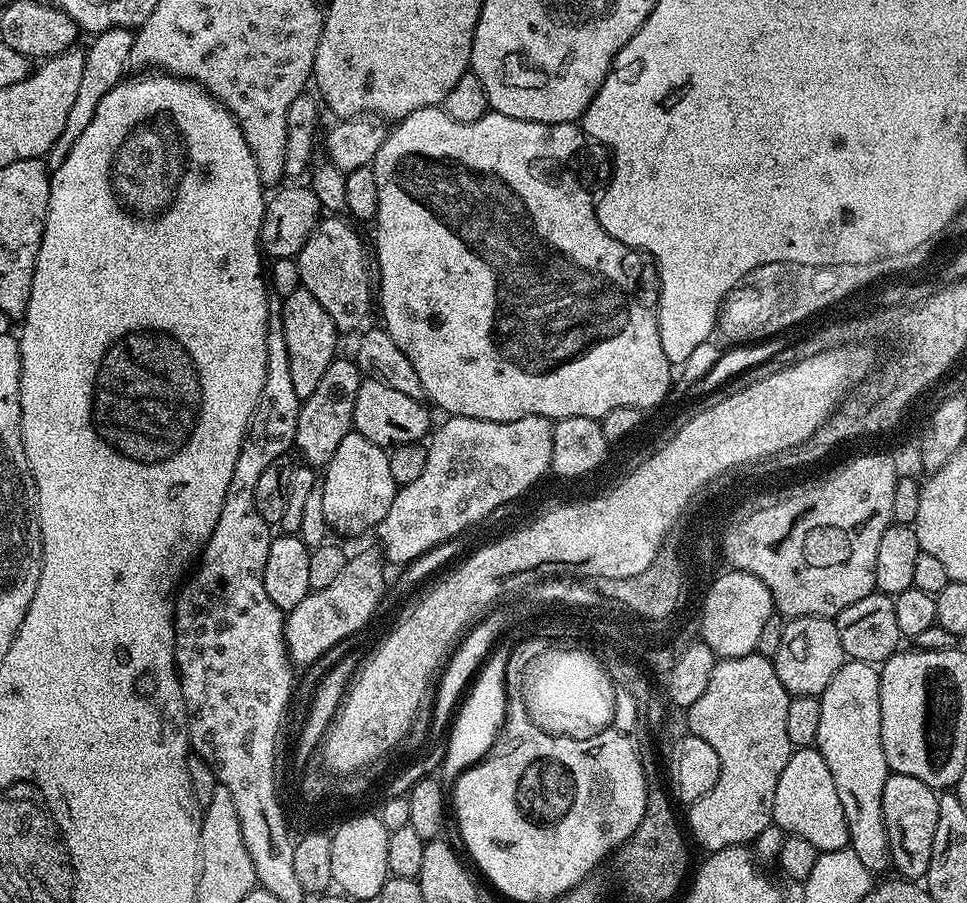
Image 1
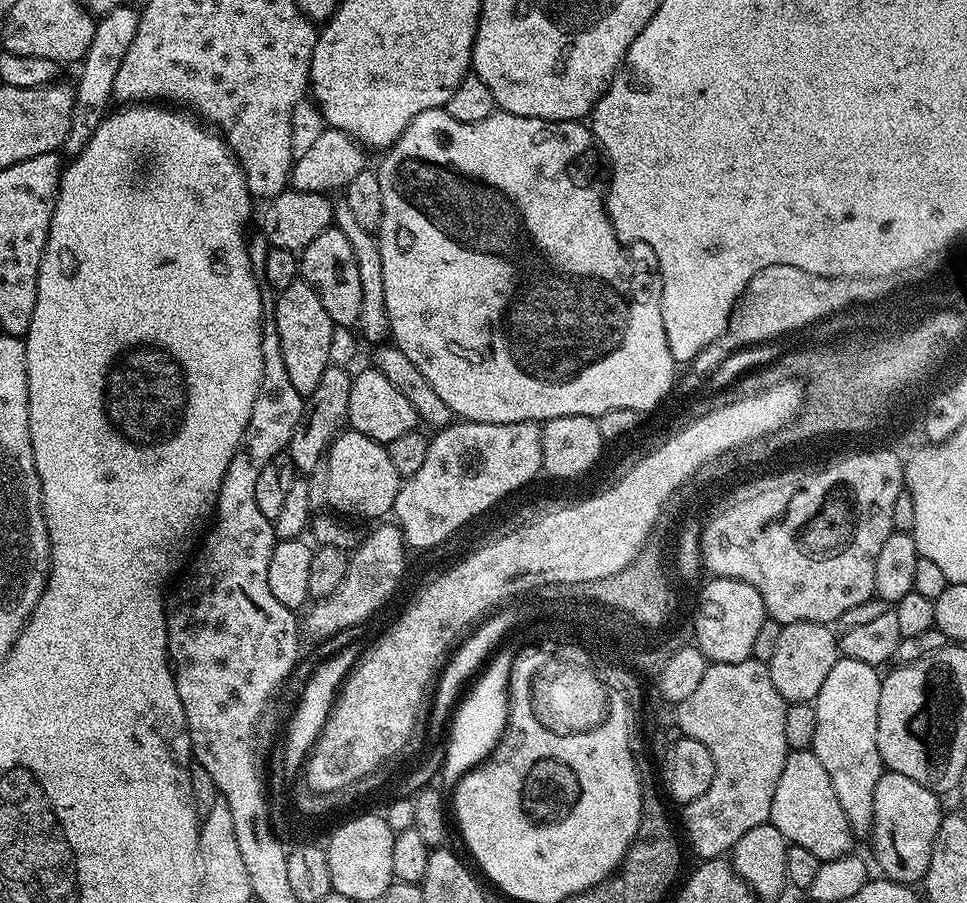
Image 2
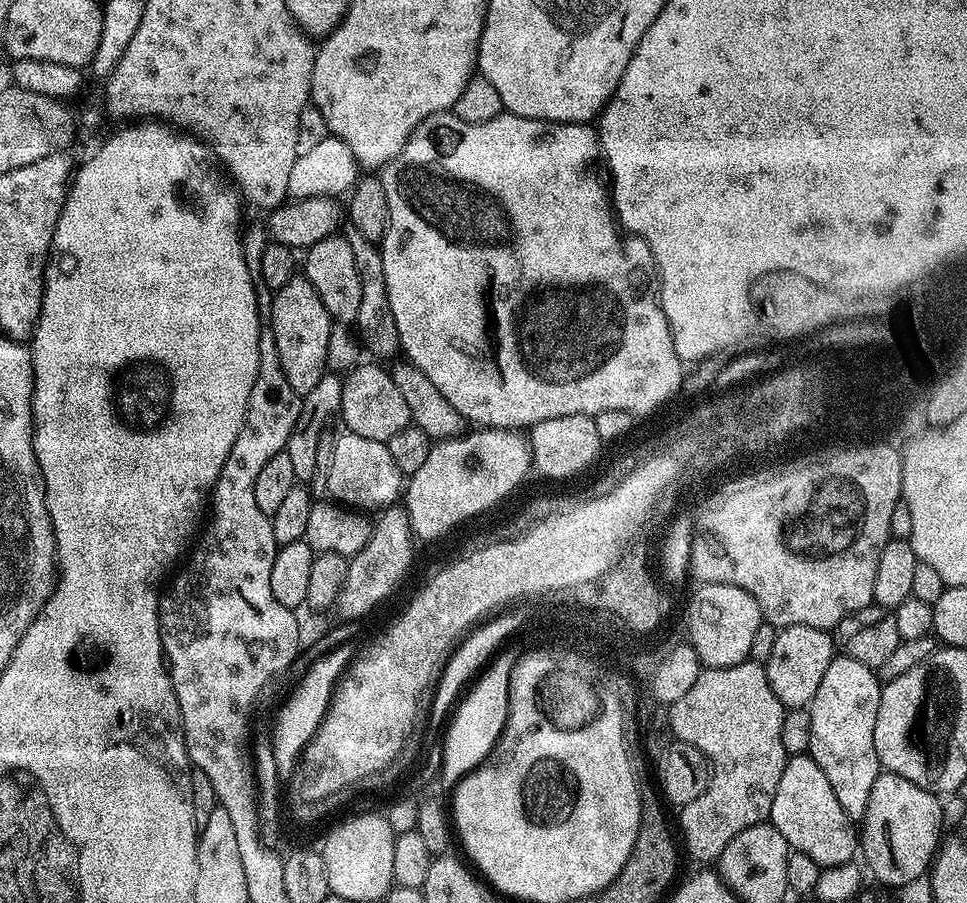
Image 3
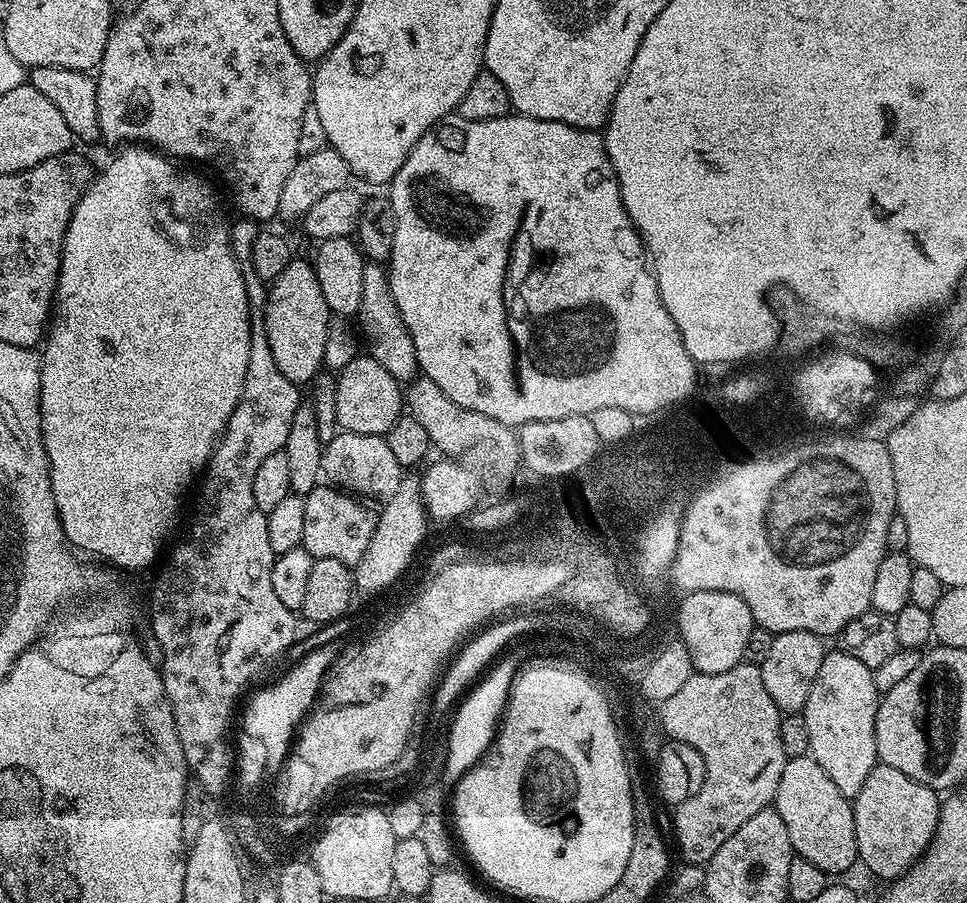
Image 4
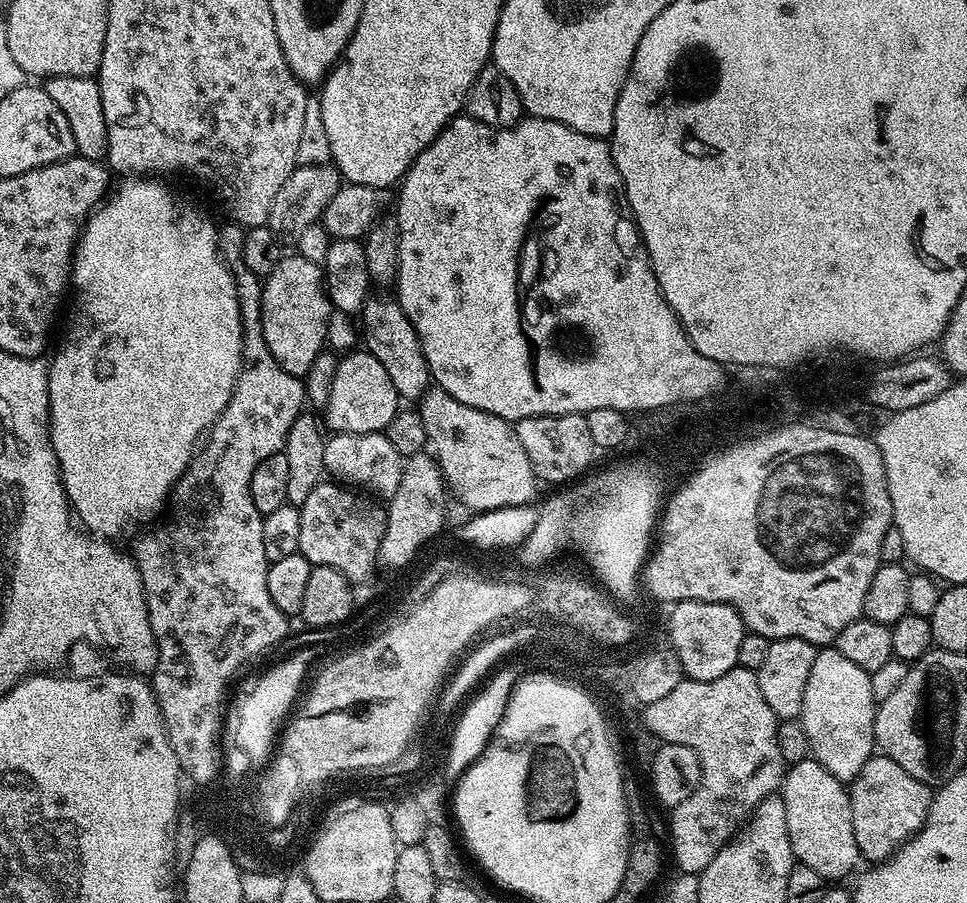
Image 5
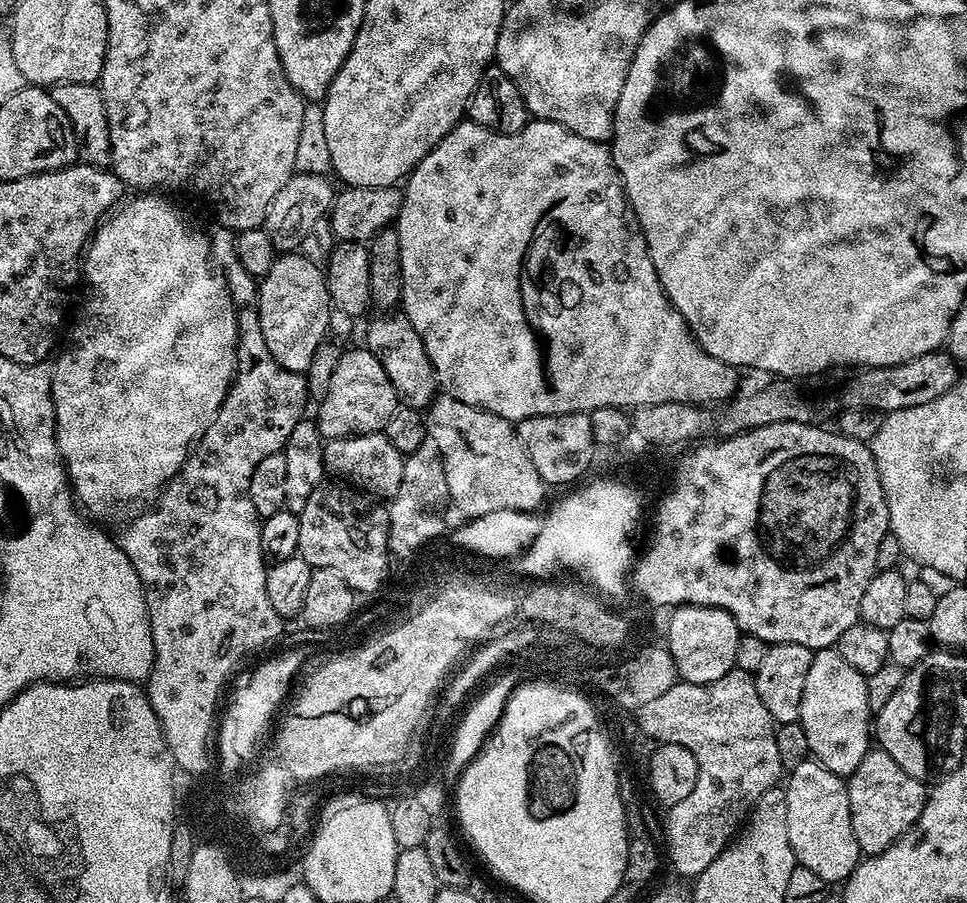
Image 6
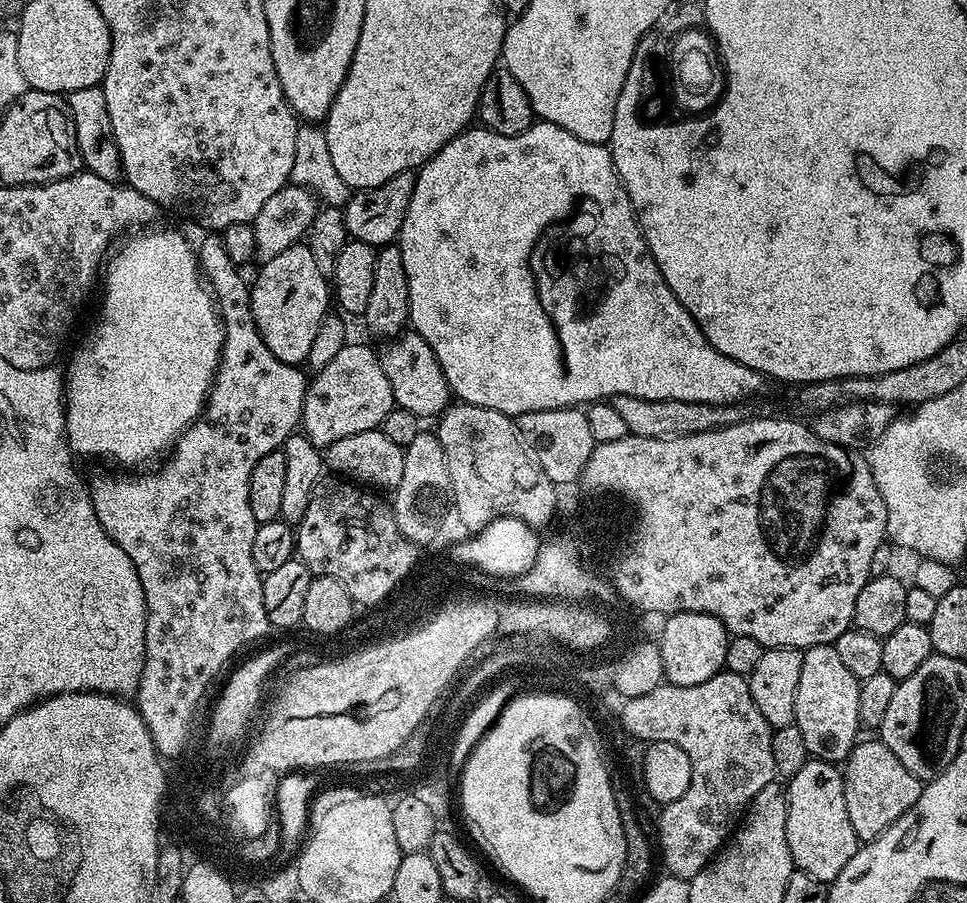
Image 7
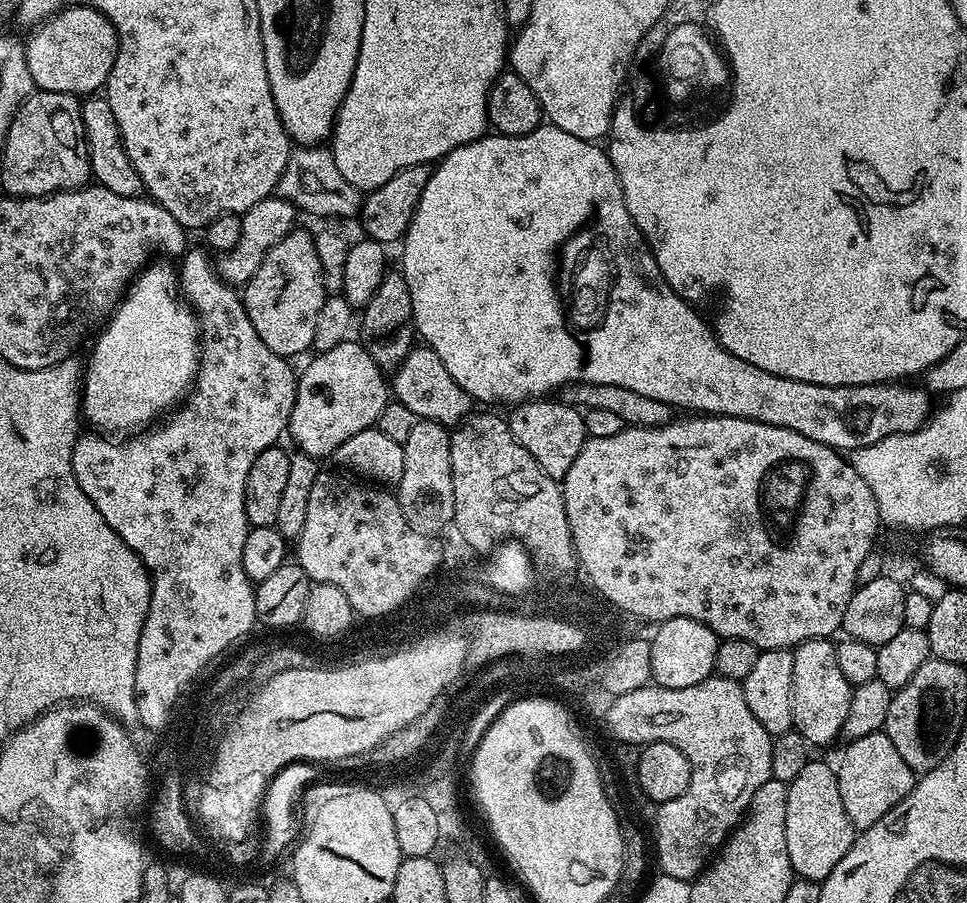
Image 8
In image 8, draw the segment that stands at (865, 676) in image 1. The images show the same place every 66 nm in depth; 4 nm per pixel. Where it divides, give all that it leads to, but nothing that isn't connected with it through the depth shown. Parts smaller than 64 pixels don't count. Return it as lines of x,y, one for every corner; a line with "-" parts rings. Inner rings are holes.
831,639
807,640
797,644
792,652
794,658
794,672
792,674
792,727
795,731
806,738
809,745
828,744
832,739
840,736
842,726
848,717
848,711
852,705
853,685
842,678
838,670
838,658
836,657
836,646

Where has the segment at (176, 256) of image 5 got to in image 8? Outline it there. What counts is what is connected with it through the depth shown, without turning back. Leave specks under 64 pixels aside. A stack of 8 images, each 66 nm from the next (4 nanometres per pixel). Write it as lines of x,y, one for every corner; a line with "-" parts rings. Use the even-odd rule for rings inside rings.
156,262
149,263
147,267
145,267
143,271
141,271
139,275
137,275
136,279
133,280
132,283
128,285
124,299
120,301
120,304
116,308
115,312
113,312
111,318
108,319
108,323
104,325
102,331
99,333
99,335
95,337
95,340
97,339
96,345
93,346
92,353
90,353
88,356
88,364
86,360
86,367
83,369
83,372
82,372
82,416
83,416
83,419
87,421
87,423
89,420
89,422
92,423
94,427
96,427
93,429
99,430
101,433
104,433
104,434
116,434
112,432
124,432
120,434
139,434
145,431
145,429
149,427
148,416
154,415
156,412
156,408
168,408
167,410
175,409
177,405
179,405
181,401
183,401
185,397
187,397
190,389
193,387
193,385
195,385
195,382
196,382
196,372
200,368
200,342
202,339
201,334
200,334
199,319
196,313
193,312
192,309
188,307
187,303
185,303
185,301
182,299
181,293
178,291
177,269
173,267
173,265
171,268
171,266
168,264
155,264
155,263

